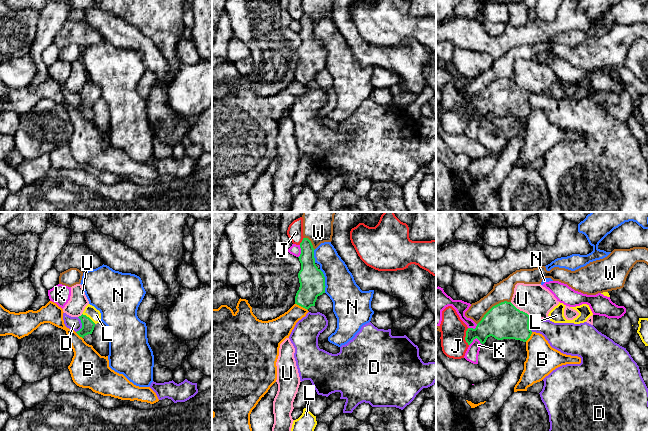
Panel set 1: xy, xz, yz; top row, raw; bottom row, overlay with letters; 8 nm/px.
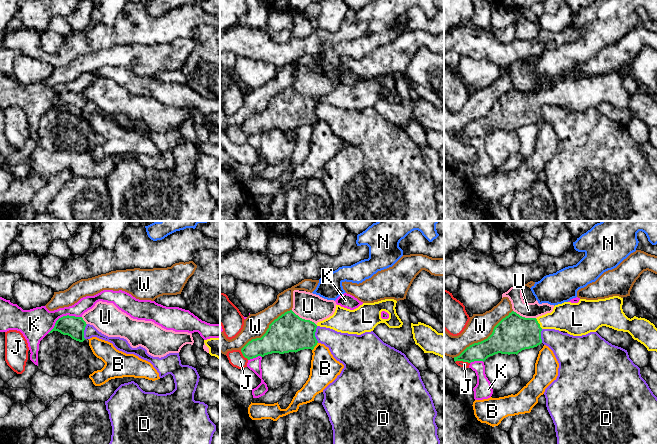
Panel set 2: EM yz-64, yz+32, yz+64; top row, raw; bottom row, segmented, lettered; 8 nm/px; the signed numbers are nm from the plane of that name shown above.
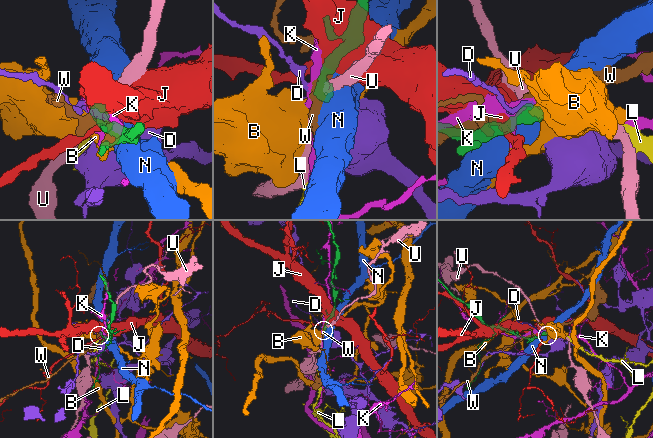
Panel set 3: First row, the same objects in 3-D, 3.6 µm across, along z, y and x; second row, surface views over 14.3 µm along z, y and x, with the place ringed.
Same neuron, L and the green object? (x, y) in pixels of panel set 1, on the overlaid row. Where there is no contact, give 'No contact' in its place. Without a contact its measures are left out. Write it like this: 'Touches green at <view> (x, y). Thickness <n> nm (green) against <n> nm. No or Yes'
Touches green at xy (88, 317). Thickness 100 nm (green) against 100 nm. Yes

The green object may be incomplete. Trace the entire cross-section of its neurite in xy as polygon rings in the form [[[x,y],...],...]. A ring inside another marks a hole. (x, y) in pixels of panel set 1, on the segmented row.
[[[88,304],[78,318],[81,320],[82,328],[76,333],[84,338],[86,335],[92,334],[95,325],[101,321],[101,313],[94,306]]]

